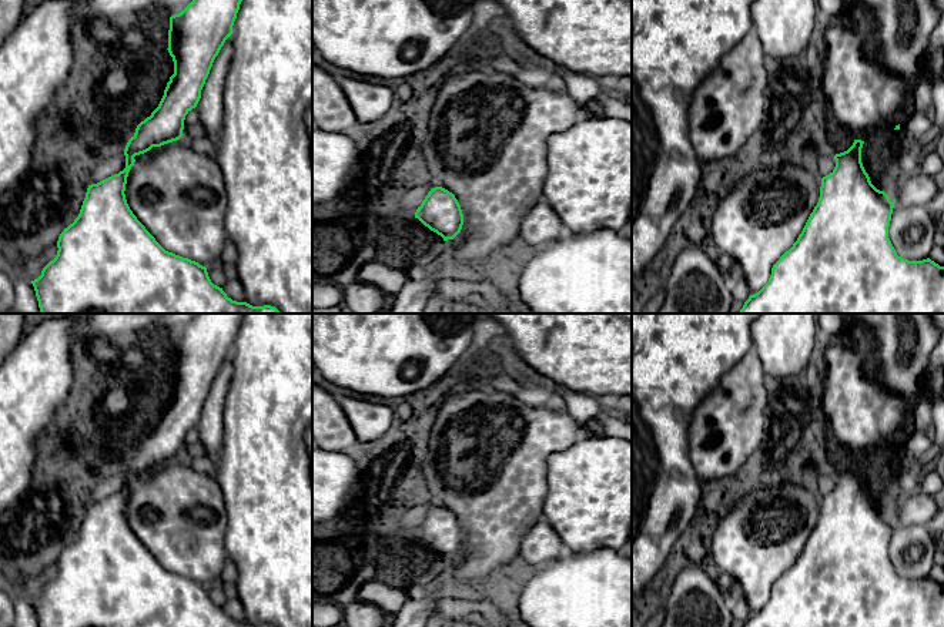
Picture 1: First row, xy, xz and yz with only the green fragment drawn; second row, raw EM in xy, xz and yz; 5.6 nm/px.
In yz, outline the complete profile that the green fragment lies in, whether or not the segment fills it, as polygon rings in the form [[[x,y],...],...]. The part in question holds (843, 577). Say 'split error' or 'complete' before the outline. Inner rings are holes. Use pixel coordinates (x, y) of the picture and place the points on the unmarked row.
complete; [[[864,460],[834,475],[834,489],[821,497],[820,517],[793,566],[773,584],[769,601],[743,627],[944,627],[944,586],[930,577],[908,580],[897,574],[888,546],[893,522],[877,509],[861,482]]]

